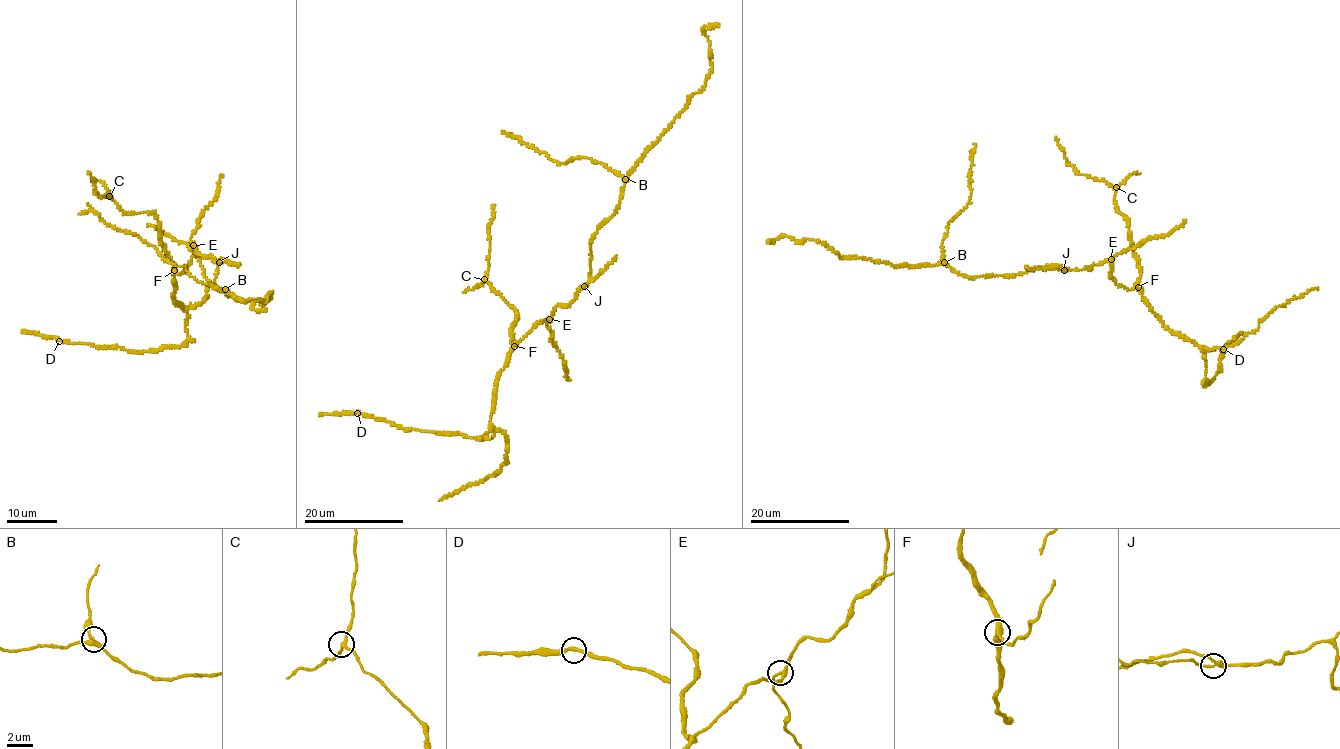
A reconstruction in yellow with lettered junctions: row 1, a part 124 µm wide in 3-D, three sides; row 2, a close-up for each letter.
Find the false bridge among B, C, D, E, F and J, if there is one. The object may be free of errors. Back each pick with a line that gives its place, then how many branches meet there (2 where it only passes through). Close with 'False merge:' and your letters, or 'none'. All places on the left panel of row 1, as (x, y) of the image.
J: Place: (219, 262). Branches: 3
False merge: J

